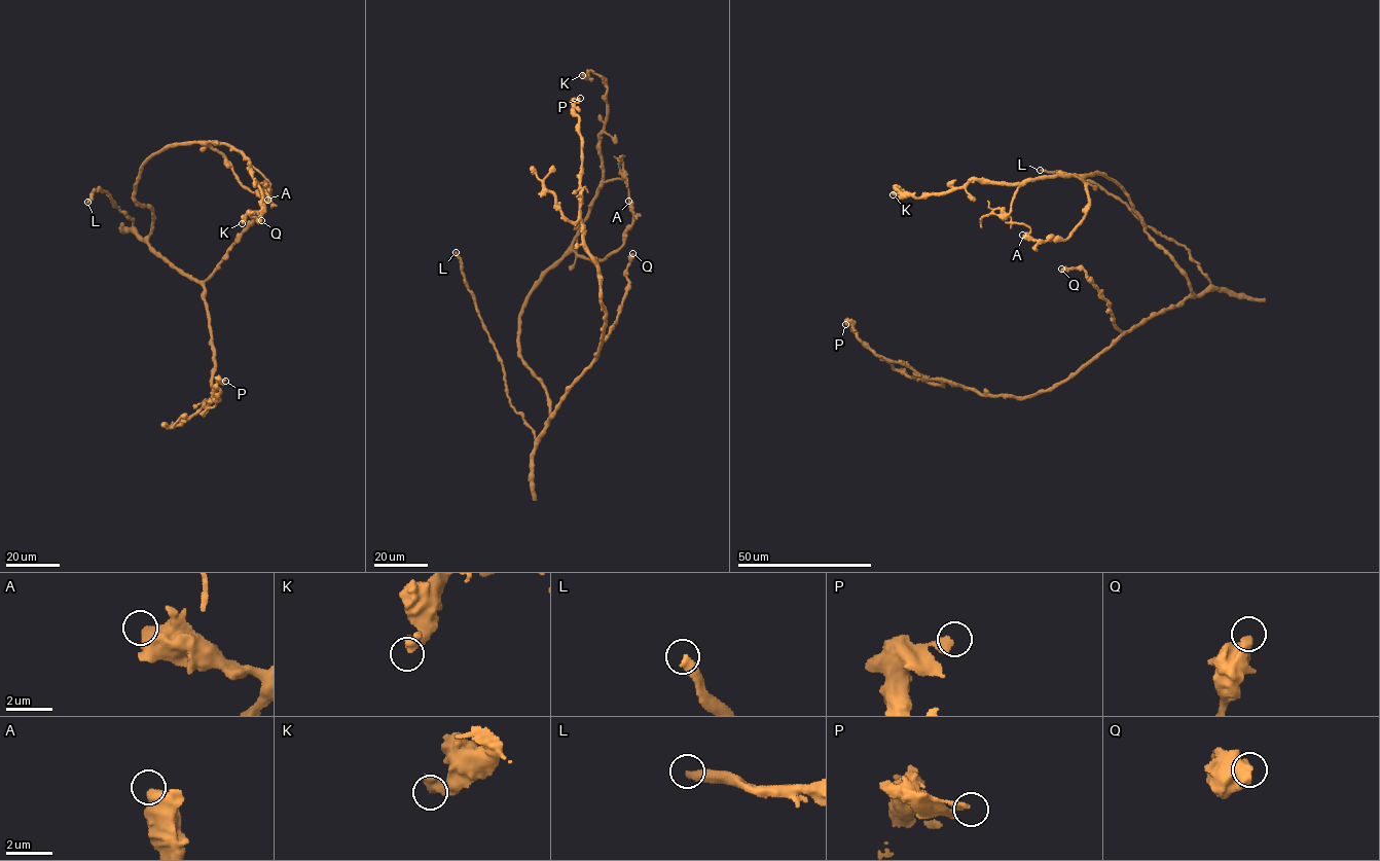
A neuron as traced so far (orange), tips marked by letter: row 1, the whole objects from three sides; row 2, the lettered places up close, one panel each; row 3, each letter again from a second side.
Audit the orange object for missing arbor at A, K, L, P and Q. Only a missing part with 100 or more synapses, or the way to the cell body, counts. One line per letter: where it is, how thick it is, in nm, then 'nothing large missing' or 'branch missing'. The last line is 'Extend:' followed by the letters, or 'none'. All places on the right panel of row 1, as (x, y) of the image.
A: (1022, 235) | 600 nm | nothing large missing
K: (893, 194) | 480 nm | nothing large missing
L: (1040, 170) | 400 nm | branch missing
P: (845, 324) | 320 nm | nothing large missing
Q: (1061, 268) | 600 nm | nothing large missing
Extend: L

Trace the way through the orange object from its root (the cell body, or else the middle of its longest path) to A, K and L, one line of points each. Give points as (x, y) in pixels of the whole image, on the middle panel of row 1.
A: (550, 413), (546, 389), (519, 353), (520, 311), (571, 251), (593, 262), (617, 250), (632, 222), (628, 201)
K: (550, 413), (546, 389), (520, 356), (518, 320), (571, 245), (602, 179), (606, 81), (591, 70), (582, 75)
L: (550, 413), (543, 434), (536, 440), (510, 404), (502, 361), (481, 322), (461, 258), (456, 252)

